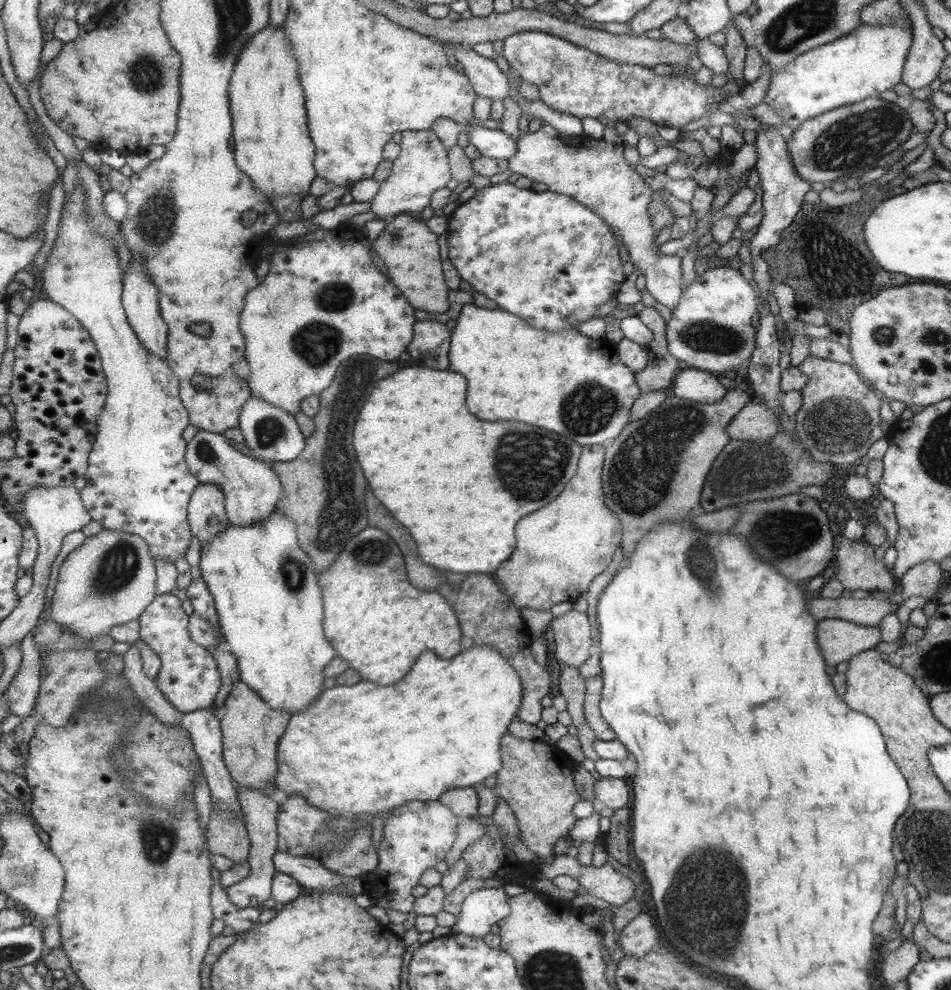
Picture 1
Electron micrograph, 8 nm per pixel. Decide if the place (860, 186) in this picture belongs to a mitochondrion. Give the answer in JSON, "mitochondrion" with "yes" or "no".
{"mitochondrion":"yes"}

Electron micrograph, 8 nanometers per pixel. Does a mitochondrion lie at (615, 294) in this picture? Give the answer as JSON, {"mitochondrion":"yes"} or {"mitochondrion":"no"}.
{"mitochondrion":"no"}

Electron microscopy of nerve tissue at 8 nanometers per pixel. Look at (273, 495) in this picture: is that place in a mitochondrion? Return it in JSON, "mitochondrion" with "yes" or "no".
{"mitochondrion":"no"}

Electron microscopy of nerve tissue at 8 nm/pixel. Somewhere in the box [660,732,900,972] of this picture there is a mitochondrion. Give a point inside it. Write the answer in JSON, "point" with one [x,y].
{"point":[709,898]}

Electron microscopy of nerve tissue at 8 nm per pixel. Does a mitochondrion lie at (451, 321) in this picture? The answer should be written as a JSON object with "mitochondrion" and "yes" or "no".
{"mitochondrion":"no"}

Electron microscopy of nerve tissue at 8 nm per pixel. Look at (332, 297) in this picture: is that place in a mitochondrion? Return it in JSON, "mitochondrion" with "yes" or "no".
{"mitochondrion":"yes"}

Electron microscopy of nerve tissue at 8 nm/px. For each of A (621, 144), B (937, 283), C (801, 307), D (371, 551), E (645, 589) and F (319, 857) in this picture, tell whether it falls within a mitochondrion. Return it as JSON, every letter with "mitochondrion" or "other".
{"A":"other","B":"other","C":"other","D":"mitochondrion","E":"other","F":"other"}

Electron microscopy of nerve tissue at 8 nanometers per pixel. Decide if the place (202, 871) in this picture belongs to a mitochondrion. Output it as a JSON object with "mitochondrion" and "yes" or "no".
{"mitochondrion":"no"}

